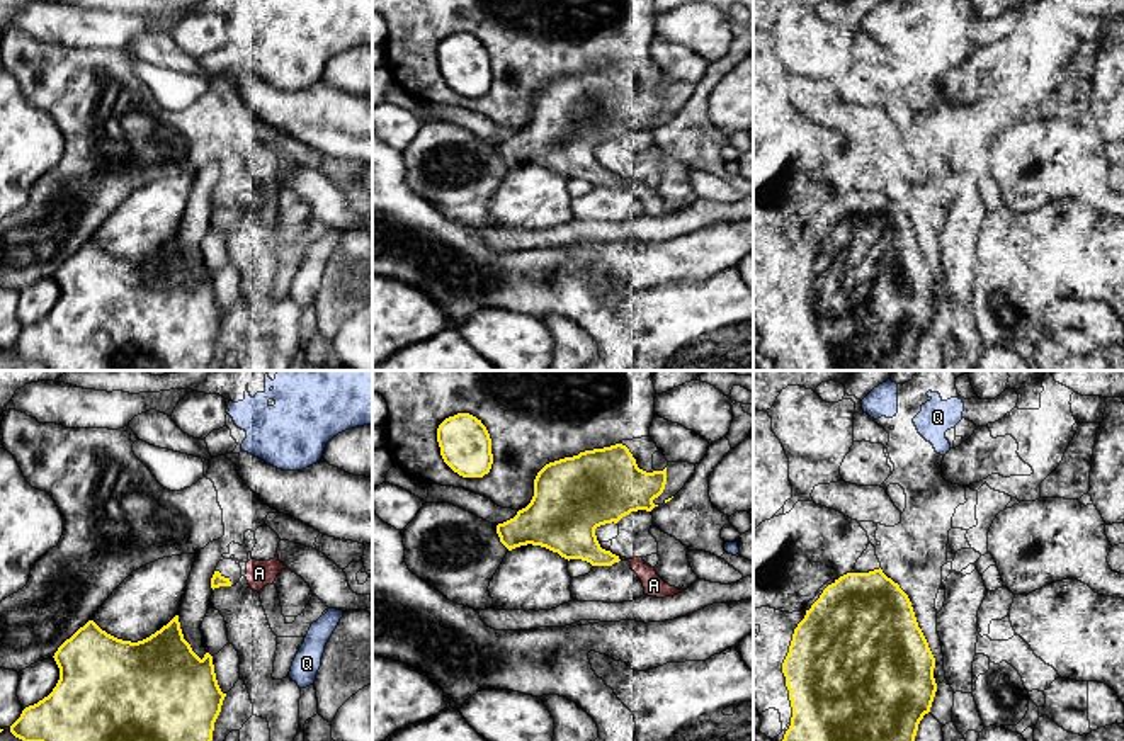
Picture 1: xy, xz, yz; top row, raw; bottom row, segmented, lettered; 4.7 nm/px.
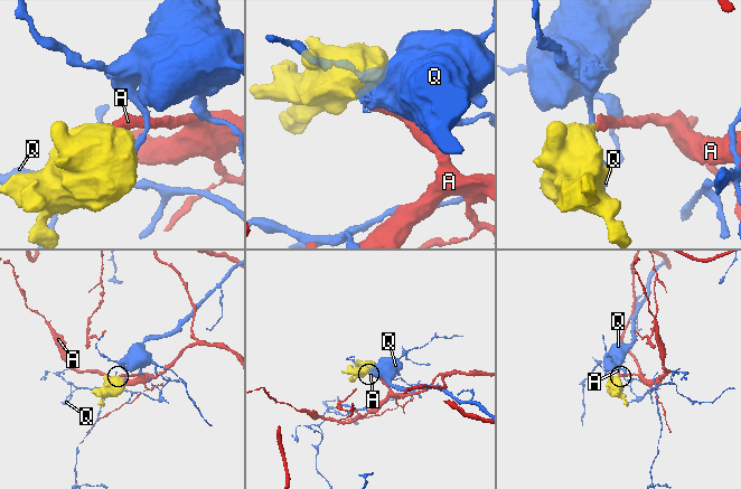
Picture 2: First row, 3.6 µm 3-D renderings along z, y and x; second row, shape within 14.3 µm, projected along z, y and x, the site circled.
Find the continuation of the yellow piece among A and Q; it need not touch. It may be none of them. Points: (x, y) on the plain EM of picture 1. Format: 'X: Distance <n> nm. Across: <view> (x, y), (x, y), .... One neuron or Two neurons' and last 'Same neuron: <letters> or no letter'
A: Distance 50 nm. Across: xz (619, 179), (630, 179). One neuron
Q: Distance 320 nm. Across: xy (225, 313), (289, 296). Two neurons
Same neuron: A

